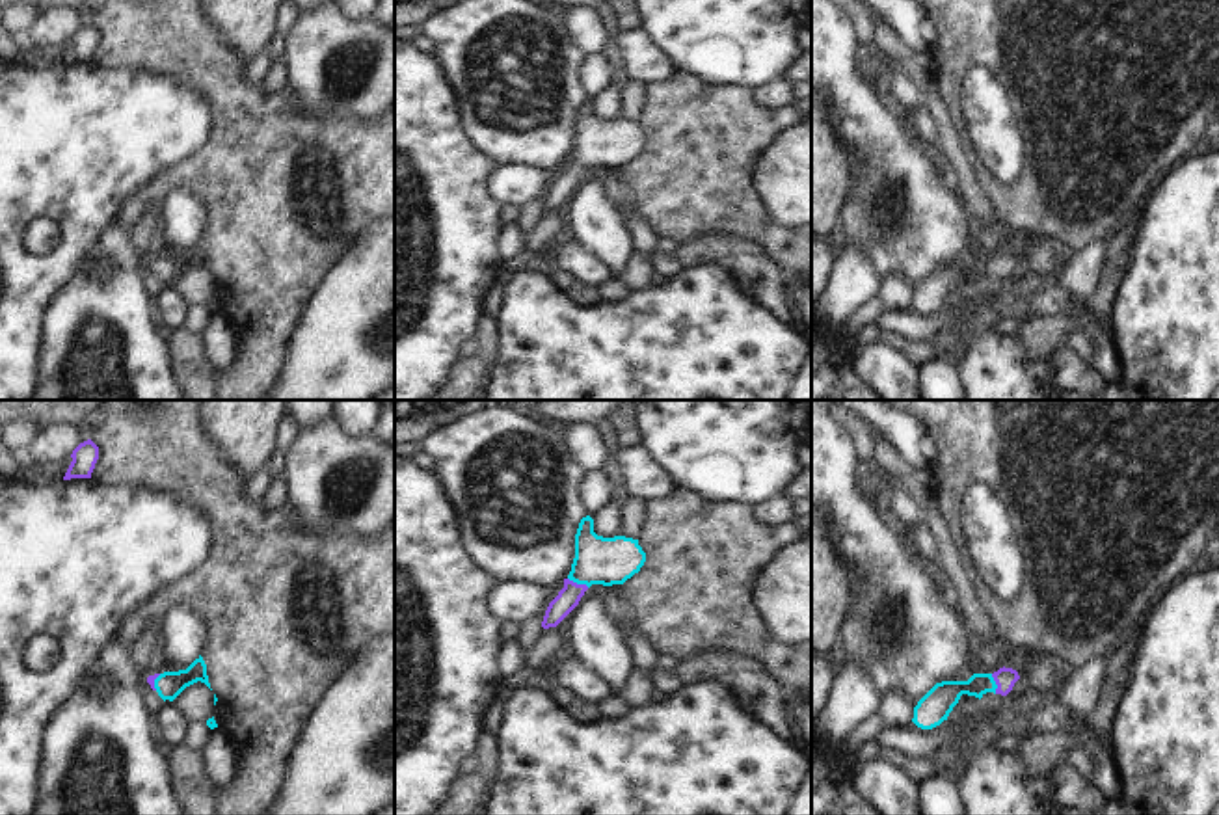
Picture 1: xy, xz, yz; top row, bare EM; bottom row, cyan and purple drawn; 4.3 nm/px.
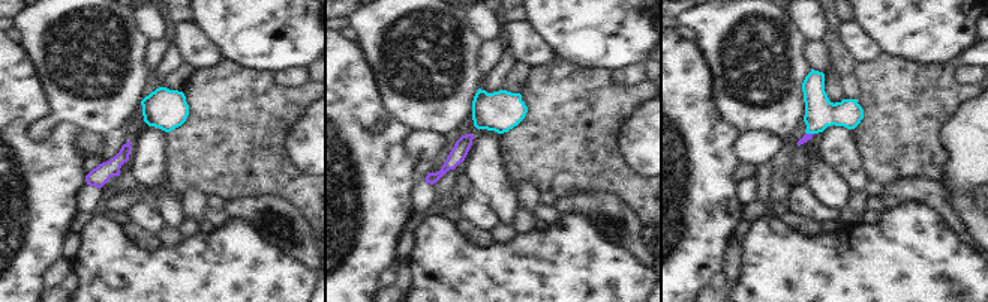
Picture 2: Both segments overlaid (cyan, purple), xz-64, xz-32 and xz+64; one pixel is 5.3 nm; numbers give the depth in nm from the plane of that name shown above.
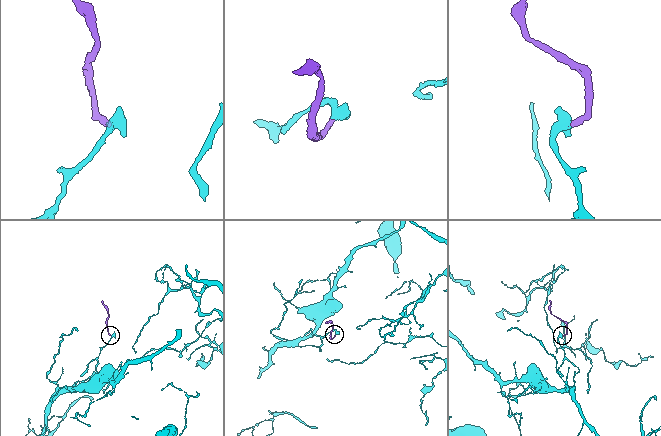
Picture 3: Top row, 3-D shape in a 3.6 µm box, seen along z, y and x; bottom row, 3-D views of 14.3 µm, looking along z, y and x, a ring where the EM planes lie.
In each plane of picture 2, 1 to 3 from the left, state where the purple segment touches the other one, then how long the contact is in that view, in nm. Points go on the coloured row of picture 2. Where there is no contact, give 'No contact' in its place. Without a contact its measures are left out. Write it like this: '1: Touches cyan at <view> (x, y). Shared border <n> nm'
1: No contact
2: No contact
3: Touches cyan at xz+64 (810, 132). Shared border 50 nm

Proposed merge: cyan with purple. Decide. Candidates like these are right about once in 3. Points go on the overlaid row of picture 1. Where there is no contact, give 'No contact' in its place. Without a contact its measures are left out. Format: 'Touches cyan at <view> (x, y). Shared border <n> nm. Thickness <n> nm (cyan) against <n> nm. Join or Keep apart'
Touches cyan at xz (579, 583). Shared border 100 nm. Thickness 200 nm (cyan) against 100 nm. Join

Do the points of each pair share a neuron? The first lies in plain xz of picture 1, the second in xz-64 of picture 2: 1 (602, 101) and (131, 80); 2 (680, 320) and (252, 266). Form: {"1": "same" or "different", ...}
{"1": "different", "2": "same"}

